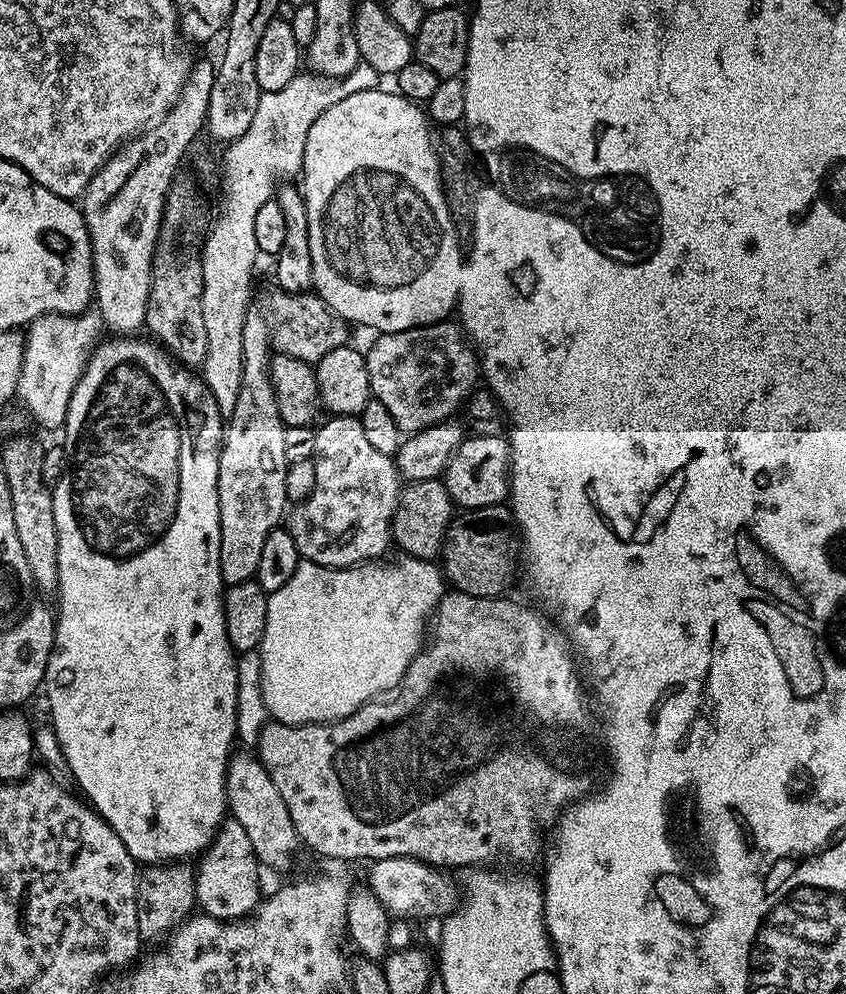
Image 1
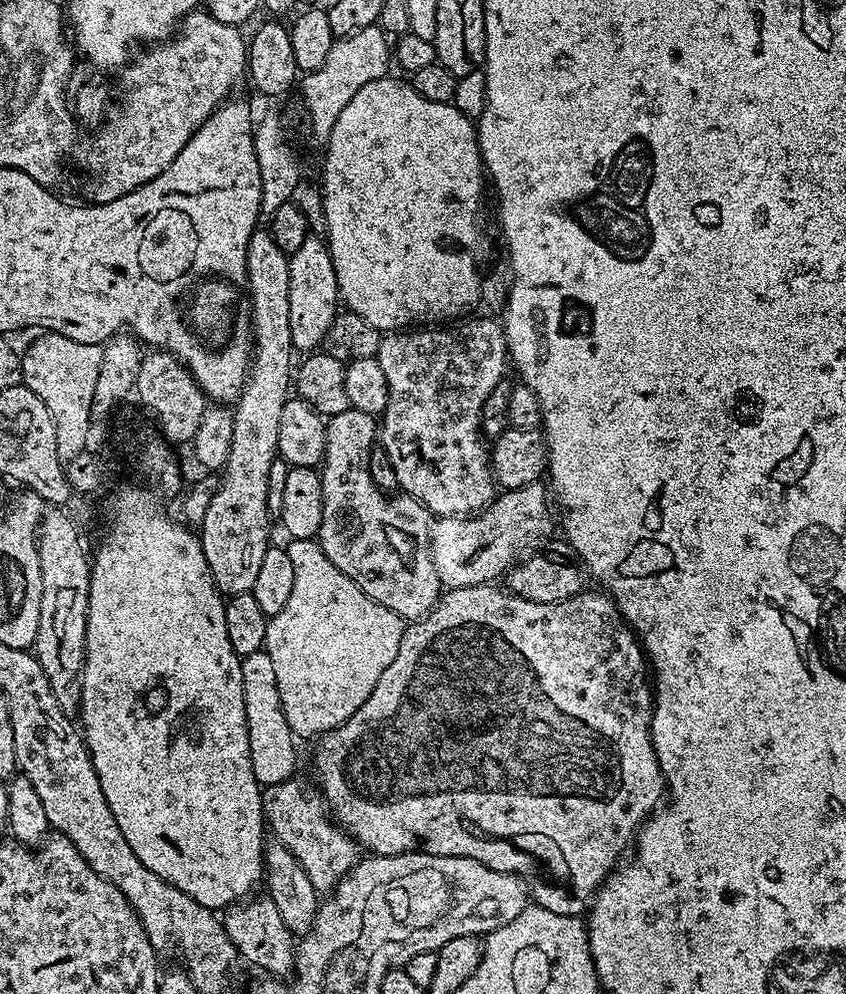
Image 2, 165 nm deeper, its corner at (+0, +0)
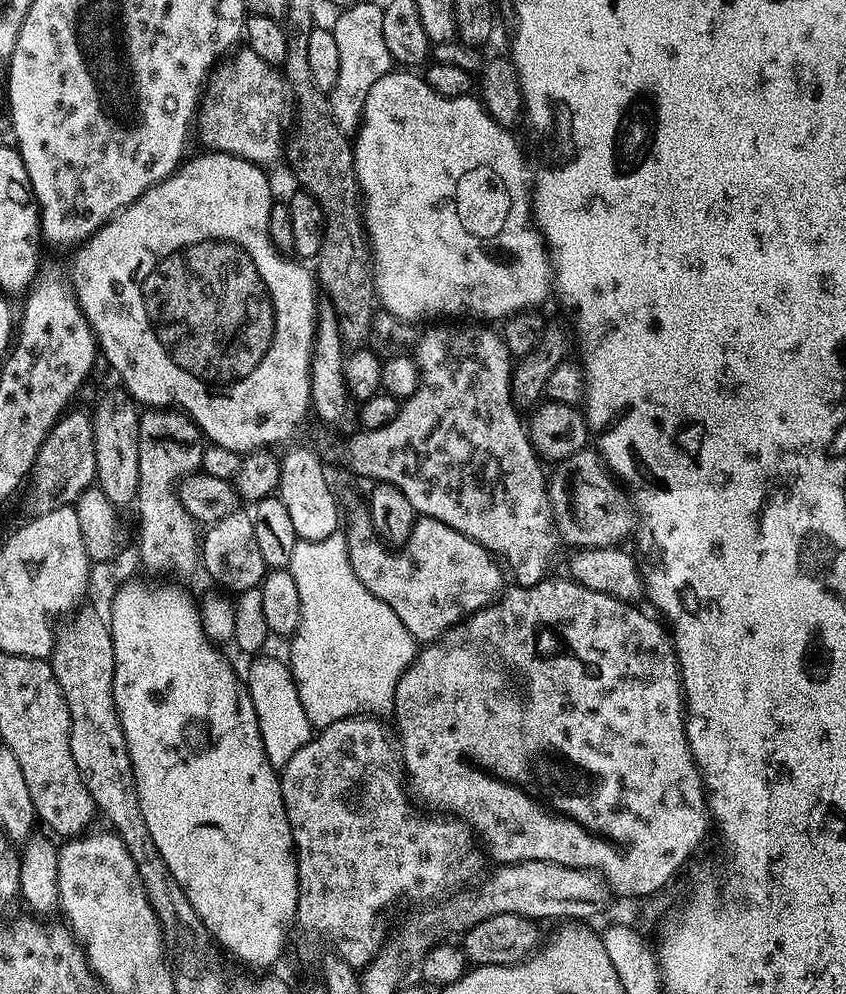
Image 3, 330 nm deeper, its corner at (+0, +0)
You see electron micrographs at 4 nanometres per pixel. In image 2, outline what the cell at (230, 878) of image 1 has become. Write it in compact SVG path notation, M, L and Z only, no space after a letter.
M260 894L252 899L237 902L223 913L226 934L230 934L230 940L245 961L248 959L254 967L261 968L264 974L271 974L276 978L287 977L296 962L297 941L294 933L288 929L286 922L282 922L282 913L267 894Z

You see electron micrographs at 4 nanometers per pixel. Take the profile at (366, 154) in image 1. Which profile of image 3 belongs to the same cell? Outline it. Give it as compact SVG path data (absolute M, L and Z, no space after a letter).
M393 70L387 72L382 78L378 78L378 82L374 82L373 89L366 98L366 106L362 113L362 119L358 131L354 136L354 151L356 154L356 176L360 182L360 191L362 193L362 207L364 209L364 227L368 230L368 243L372 250L372 266L374 269L374 279L376 282L376 296L378 304L383 311L389 312L392 316L397 316L399 320L406 320L409 322L421 322L420 320L436 320L439 316L464 316L468 318L479 318L484 322L496 322L492 320L503 321L505 318L511 318L517 314L523 313L525 310L532 310L535 304L540 304L547 298L548 292L553 291L554 288L554 265L550 255L550 249L544 242L543 236L540 234L540 229L537 228L532 211L532 194L534 191L534 176L528 168L524 165L524 156L520 153L520 148L516 145L516 140L511 135L513 134L509 129L502 127L496 119L489 114L484 108L483 100L477 98L475 95L463 96L462 98L442 98L430 85L425 82L423 75L417 74L412 70Z

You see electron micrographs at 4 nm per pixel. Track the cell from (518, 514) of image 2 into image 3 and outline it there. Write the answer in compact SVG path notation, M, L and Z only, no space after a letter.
M591 447L581 452L570 454L570 458L559 461L555 465L556 473L551 473L548 480L548 499L552 502L552 511L556 518L556 527L560 530L561 541L565 545L573 544L573 549L581 548L615 548L623 545L624 539L631 537L636 531L638 517L632 507L629 493L615 479L611 468L608 467L599 451Z

